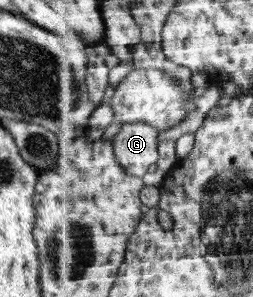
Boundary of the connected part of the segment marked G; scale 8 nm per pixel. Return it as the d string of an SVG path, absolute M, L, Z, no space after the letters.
M143 122L125 123L113 138L117 162L127 174L142 178L159 160L157 138L162 132Z

